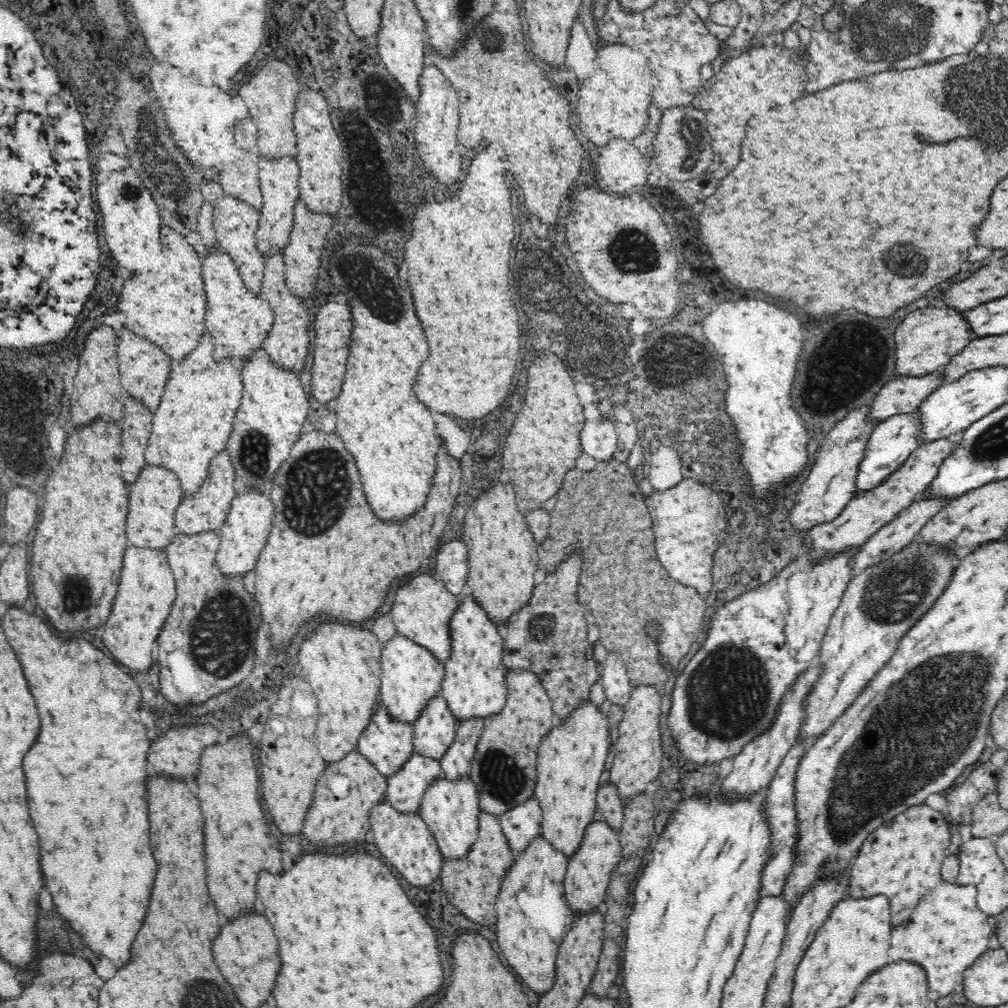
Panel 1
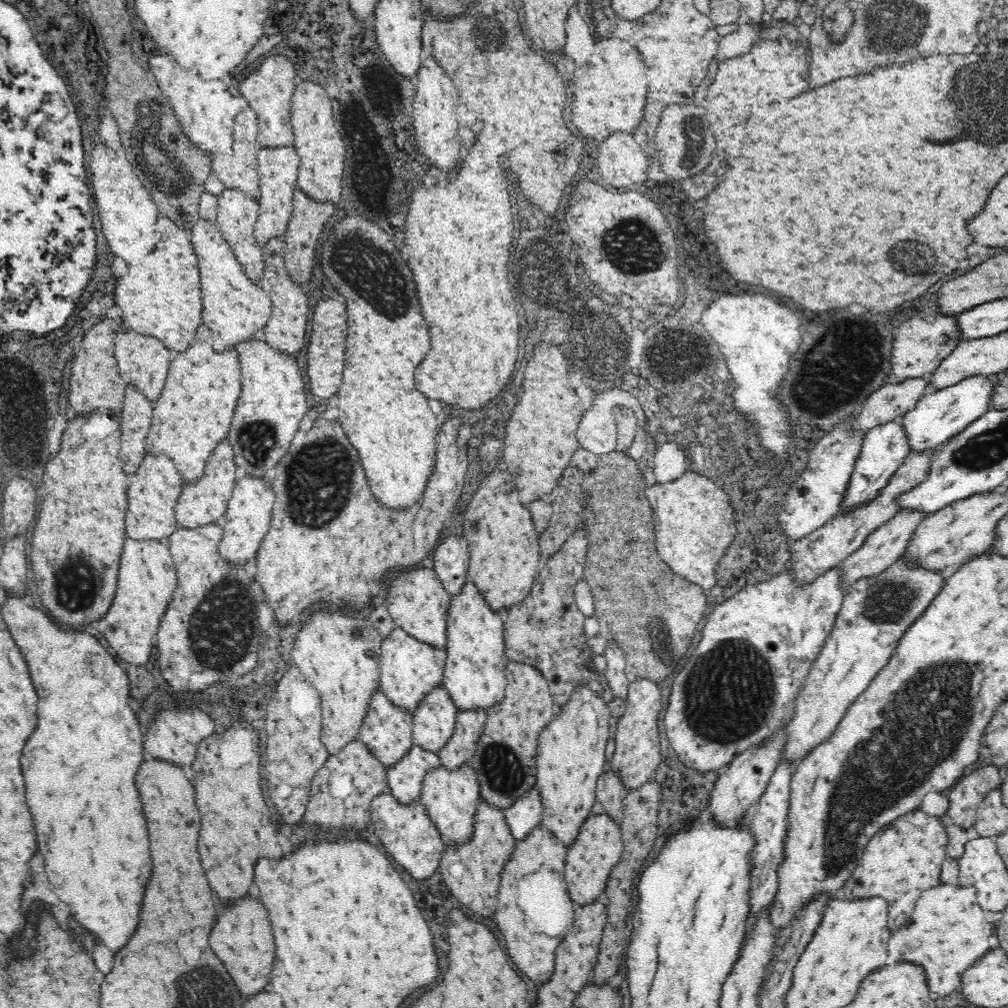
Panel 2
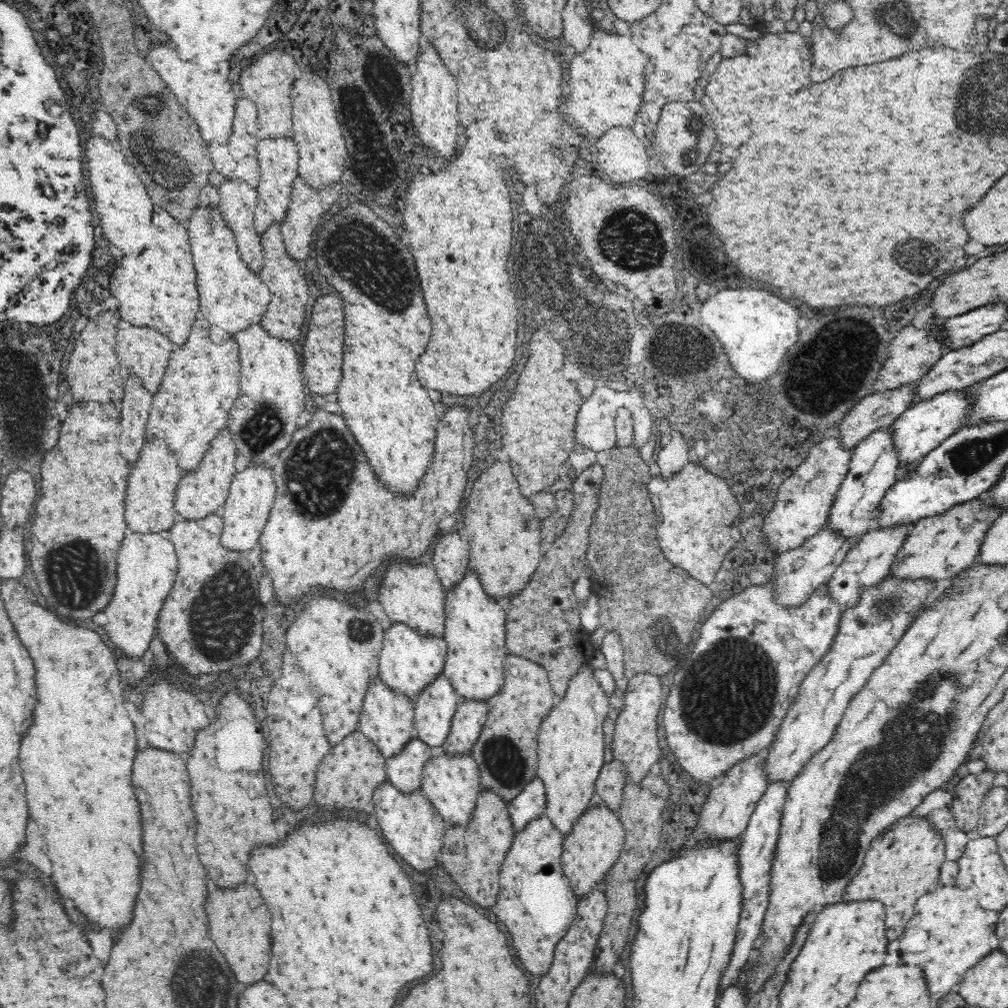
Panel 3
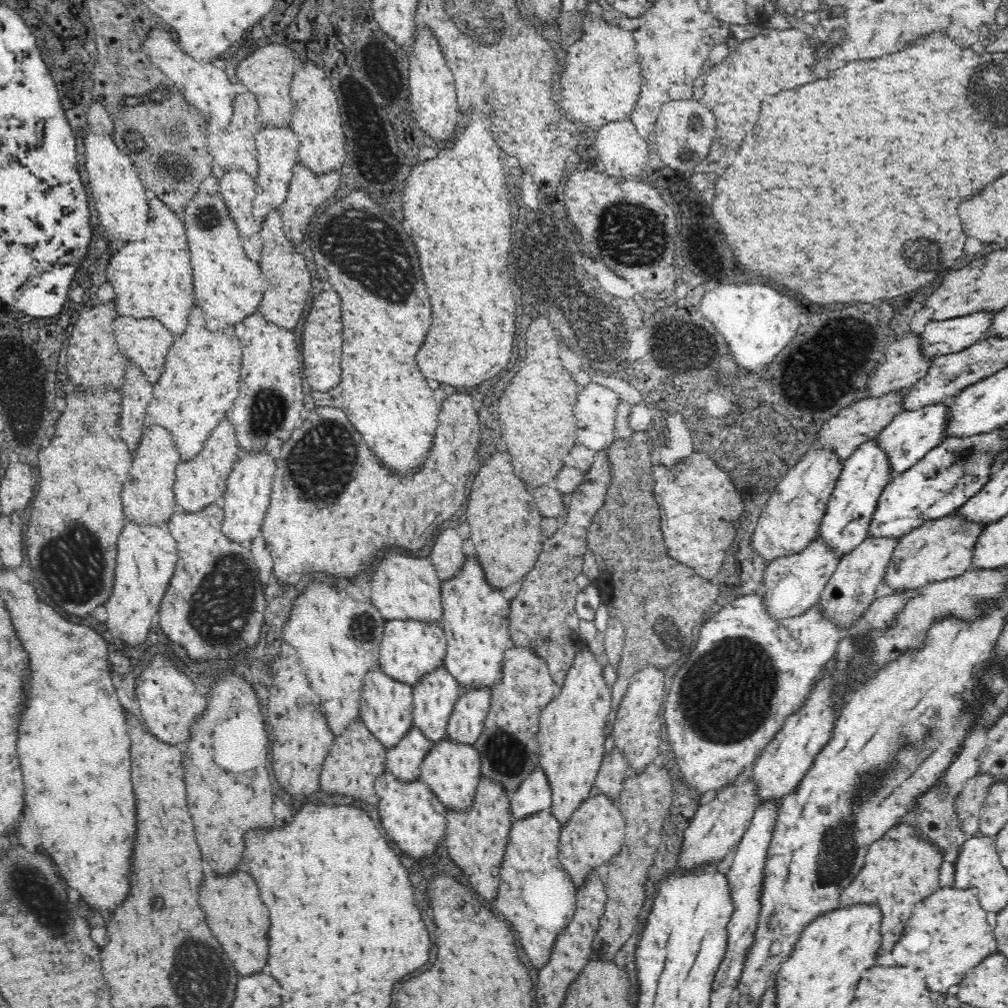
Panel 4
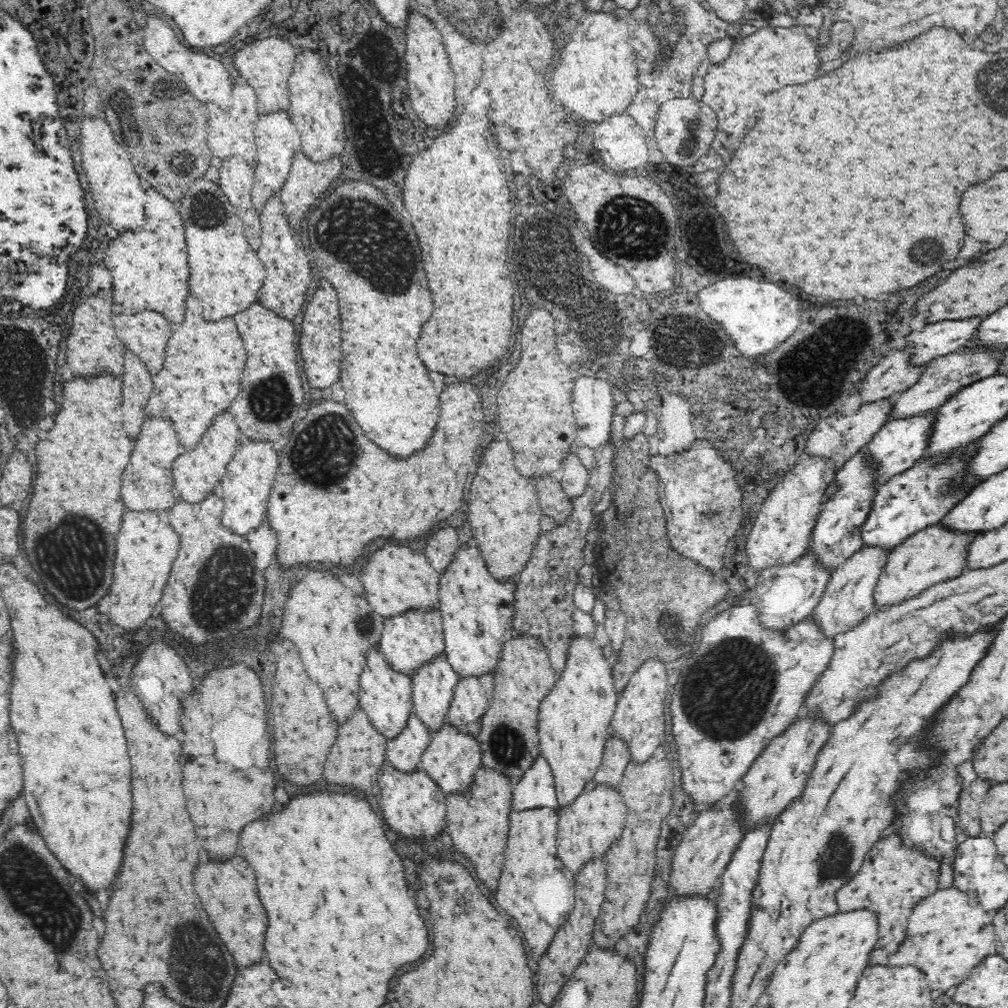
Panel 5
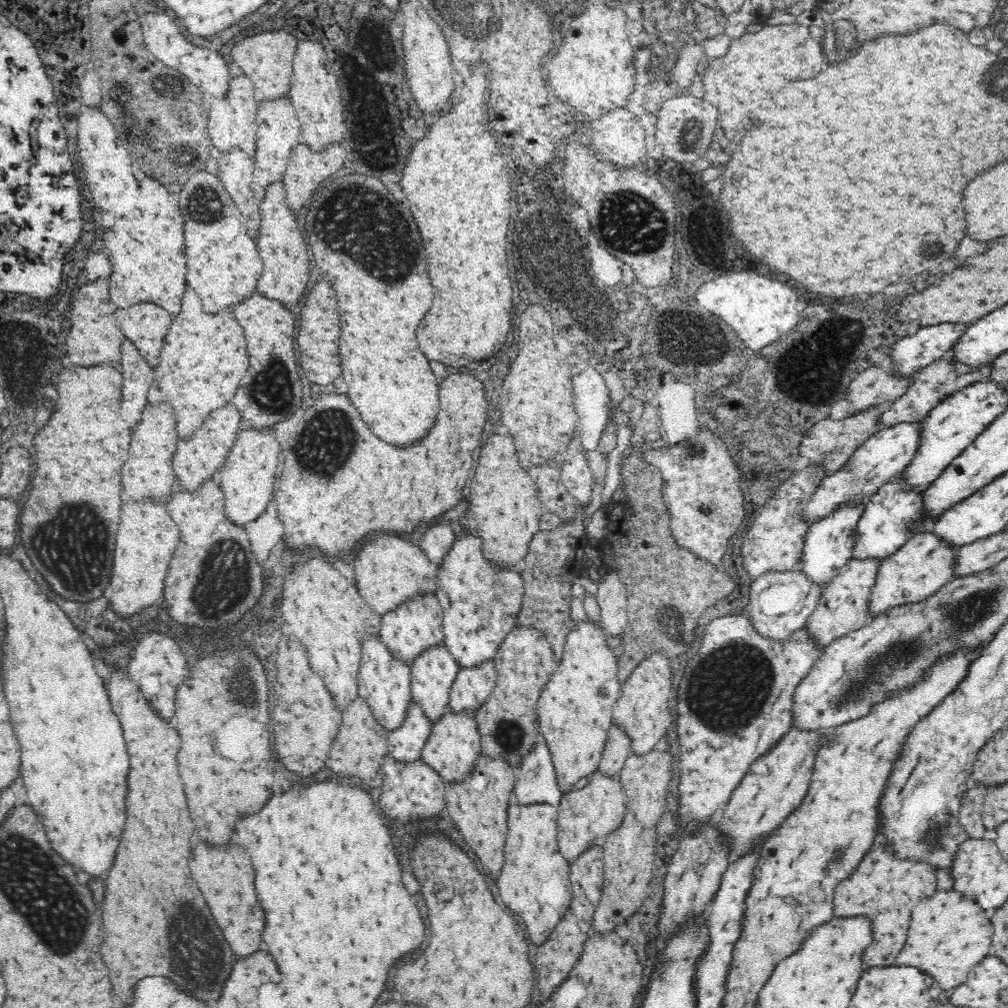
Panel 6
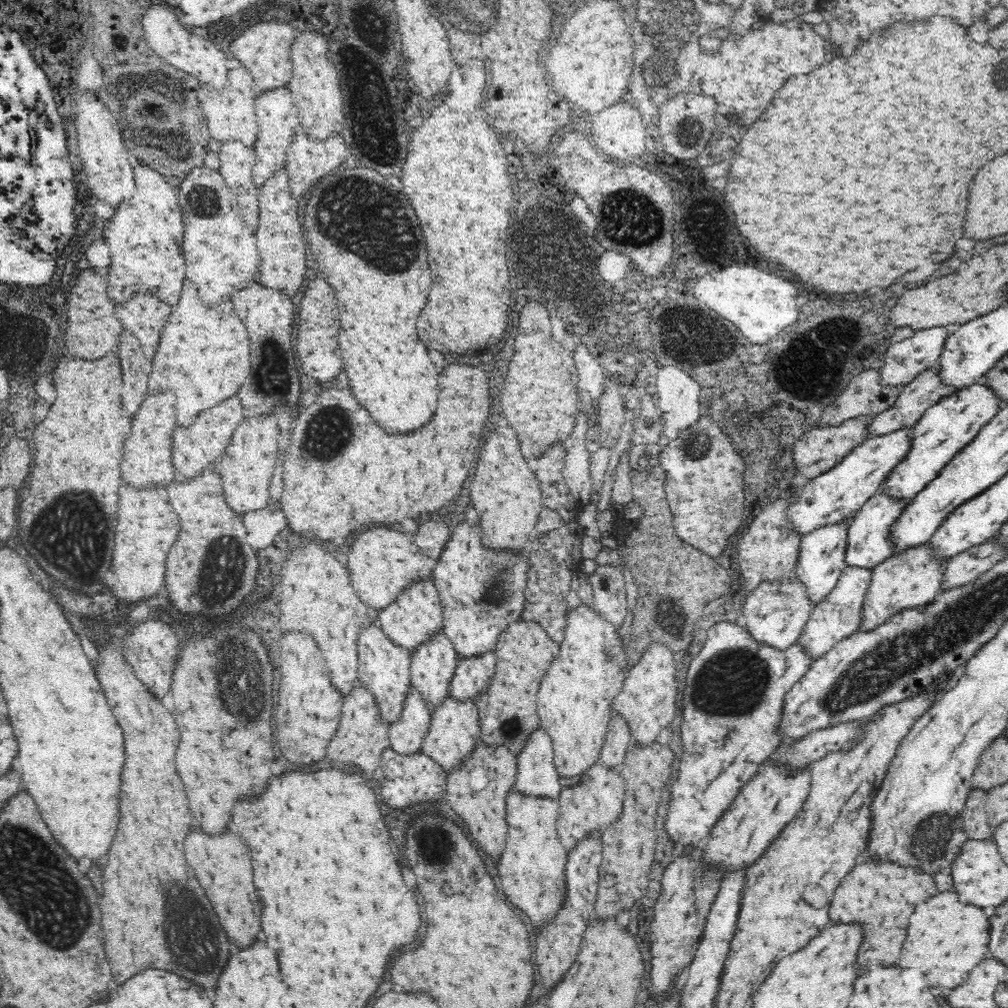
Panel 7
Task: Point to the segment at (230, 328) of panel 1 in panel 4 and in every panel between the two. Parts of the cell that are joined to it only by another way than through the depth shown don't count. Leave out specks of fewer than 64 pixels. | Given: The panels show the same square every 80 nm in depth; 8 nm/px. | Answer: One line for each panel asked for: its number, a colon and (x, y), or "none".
2: (234, 308)
3: (232, 295)
4: (228, 283)

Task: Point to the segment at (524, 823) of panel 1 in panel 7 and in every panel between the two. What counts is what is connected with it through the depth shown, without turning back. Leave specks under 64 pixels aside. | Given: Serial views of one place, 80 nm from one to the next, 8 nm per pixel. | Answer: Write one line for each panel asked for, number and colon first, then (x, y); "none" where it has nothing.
2: (526, 812)
3: (531, 802)
4: (534, 793)
5: (535, 788)
6: (536, 781)
7: (536, 774)

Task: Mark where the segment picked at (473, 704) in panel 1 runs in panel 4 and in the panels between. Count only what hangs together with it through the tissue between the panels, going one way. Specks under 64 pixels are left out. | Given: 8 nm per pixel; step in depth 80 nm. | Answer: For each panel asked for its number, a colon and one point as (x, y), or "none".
2: (474, 673)
3: (475, 624)
4: (475, 615)

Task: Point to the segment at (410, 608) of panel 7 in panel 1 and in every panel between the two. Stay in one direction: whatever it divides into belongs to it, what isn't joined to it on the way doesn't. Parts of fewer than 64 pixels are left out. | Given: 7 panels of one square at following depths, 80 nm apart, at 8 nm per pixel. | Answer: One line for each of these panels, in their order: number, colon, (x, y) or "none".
1: (411, 674)
2: (408, 668)
3: (409, 660)
4: (409, 648)
5: (409, 638)
6: (416, 623)

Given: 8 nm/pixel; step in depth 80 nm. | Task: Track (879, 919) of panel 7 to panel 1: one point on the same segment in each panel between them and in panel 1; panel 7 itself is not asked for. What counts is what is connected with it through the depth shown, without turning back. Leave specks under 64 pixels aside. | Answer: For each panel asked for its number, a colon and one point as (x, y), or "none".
1: (901, 860)
2: (904, 861)
3: (902, 865)
4: (900, 870)
5: (892, 879)
6: (884, 890)

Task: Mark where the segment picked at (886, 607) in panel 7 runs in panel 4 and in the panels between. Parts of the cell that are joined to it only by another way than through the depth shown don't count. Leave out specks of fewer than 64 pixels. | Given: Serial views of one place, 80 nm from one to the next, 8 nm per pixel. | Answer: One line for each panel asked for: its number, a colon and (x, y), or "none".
4: (941, 549)
5: (934, 555)
6: (921, 567)

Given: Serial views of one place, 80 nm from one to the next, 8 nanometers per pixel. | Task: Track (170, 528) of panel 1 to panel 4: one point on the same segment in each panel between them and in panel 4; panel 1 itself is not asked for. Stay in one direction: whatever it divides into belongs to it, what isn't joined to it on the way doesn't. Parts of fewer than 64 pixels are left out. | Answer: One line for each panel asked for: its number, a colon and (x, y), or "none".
2: (153, 492)
3: (149, 502)
4: (147, 493)

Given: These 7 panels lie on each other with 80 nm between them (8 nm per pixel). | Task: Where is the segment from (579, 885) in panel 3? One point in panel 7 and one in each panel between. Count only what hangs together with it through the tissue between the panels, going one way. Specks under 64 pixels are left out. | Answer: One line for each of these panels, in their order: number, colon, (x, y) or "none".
4: (594, 833)
5: (586, 826)
6: (598, 808)
7: (597, 799)

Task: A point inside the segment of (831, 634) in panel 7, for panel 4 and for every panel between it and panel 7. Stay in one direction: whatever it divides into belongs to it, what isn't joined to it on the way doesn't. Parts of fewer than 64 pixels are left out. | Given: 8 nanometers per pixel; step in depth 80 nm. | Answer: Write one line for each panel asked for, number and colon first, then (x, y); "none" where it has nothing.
4: (849, 593)
5: (848, 599)
6: (842, 607)

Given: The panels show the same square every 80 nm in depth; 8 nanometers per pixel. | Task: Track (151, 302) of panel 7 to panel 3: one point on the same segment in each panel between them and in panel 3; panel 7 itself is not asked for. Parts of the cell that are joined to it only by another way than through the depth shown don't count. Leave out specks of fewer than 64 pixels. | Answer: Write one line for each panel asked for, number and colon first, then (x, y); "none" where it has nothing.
3: (144, 349)
4: (146, 340)
5: (146, 332)
6: (140, 319)

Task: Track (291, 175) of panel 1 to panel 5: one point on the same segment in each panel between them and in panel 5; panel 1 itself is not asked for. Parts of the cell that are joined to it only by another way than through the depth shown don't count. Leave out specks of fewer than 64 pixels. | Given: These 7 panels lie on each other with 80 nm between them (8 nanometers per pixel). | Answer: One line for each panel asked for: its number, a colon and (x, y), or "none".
2: (278, 171)
3: (278, 157)
4: (277, 145)
5: (277, 137)

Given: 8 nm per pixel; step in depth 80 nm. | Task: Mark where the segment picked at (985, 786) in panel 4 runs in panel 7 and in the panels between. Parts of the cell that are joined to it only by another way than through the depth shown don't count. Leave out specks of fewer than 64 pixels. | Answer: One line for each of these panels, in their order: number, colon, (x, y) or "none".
5: (968, 819)
6: (970, 814)
7: (976, 826)

